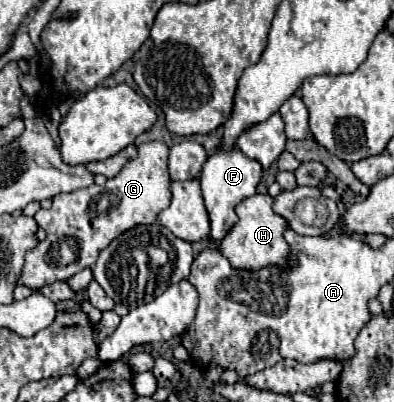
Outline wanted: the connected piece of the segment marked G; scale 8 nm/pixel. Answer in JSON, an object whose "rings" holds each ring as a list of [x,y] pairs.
{"rings":[[[160,141],[142,143],[138,147],[138,157],[128,161],[116,177],[108,179],[104,189],[90,185],[72,193],[60,193],[52,199],[50,209],[40,209],[34,215],[38,227],[46,231],[46,239],[38,243],[34,251],[28,251],[18,283],[36,291],[56,279],[64,281],[74,273],[92,267],[98,253],[106,249],[112,239],[136,225],[156,223],[158,213],[168,207],[170,197],[168,147]]]}

